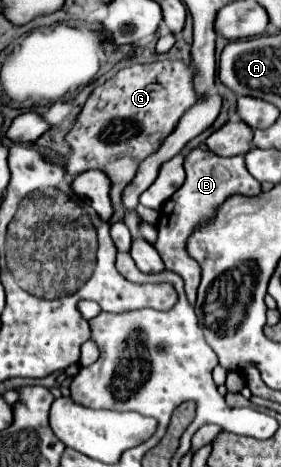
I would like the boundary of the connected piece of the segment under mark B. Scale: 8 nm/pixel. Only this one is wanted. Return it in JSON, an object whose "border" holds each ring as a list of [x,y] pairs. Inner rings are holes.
{"border":[[[194,149],[186,156],[186,181],[184,185],[166,201],[166,205],[160,209],[160,219],[158,219],[158,241],[156,241],[156,249],[166,265],[166,269],[178,273],[184,279],[184,287],[186,287],[186,297],[188,301],[194,305],[196,301],[196,289],[200,283],[200,265],[196,263],[196,259],[192,259],[186,251],[186,243],[188,237],[200,227],[206,225],[210,219],[214,219],[216,209],[234,194],[241,194],[244,197],[254,197],[258,195],[260,183],[248,173],[246,165],[244,165],[244,157],[218,157],[209,150]]]}

